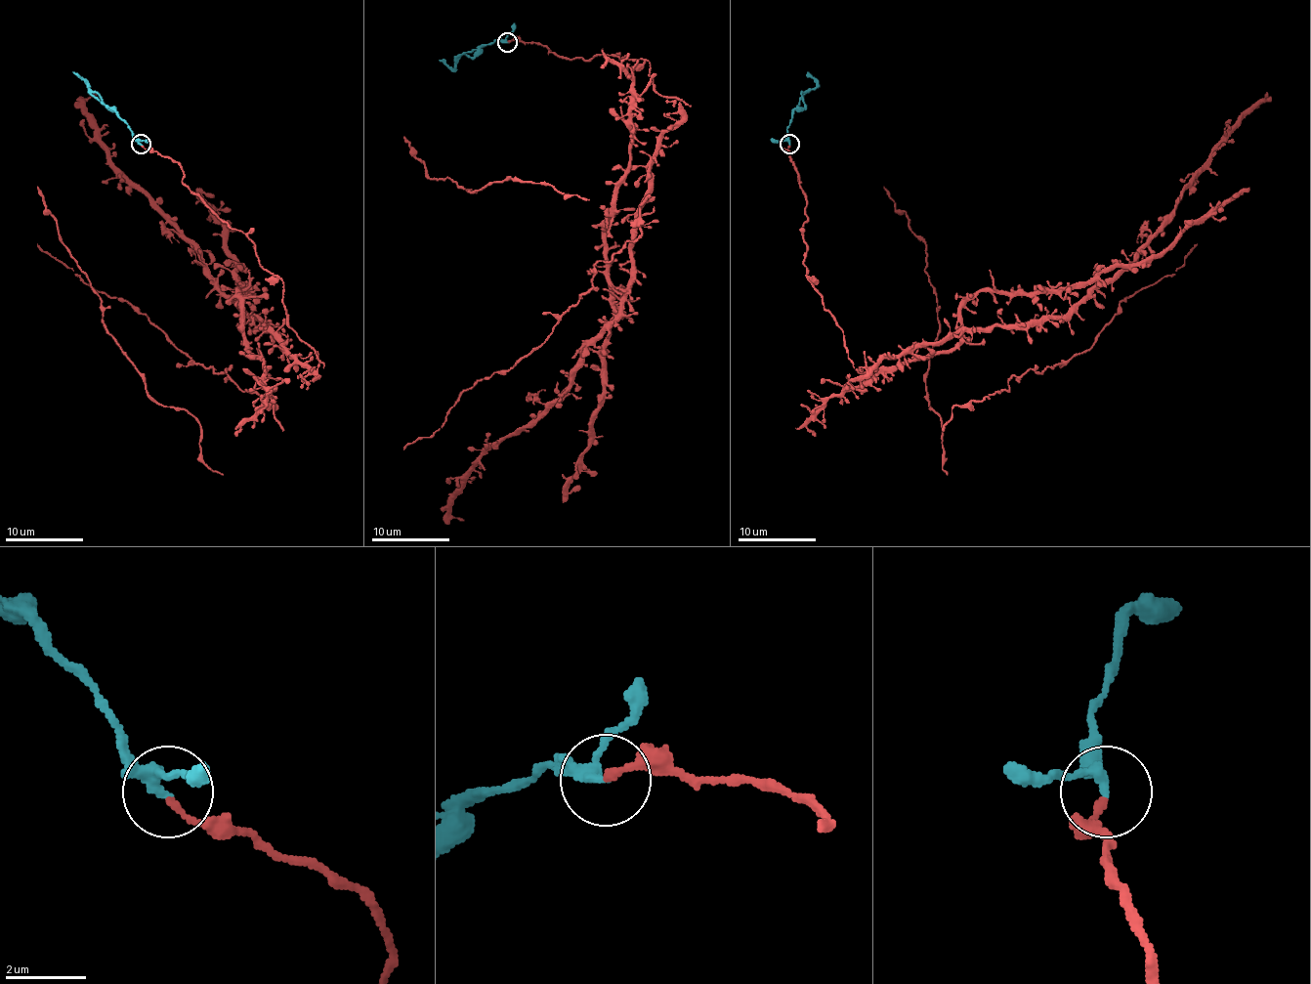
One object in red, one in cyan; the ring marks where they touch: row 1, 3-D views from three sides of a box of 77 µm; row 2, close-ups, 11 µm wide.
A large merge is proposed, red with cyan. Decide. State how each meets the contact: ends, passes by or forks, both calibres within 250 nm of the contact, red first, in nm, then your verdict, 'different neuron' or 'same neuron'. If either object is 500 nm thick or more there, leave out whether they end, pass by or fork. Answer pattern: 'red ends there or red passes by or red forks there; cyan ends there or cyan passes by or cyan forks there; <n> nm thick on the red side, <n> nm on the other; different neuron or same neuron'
red ends there; cyan passes by; 160 nm thick on the red side, 240 nm on the other; same neuron

